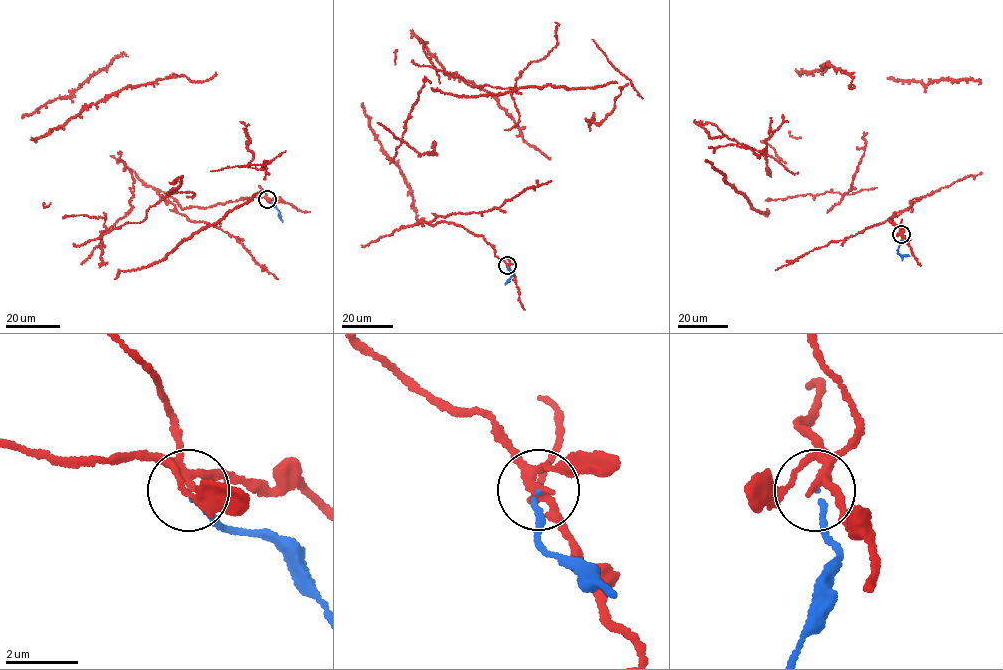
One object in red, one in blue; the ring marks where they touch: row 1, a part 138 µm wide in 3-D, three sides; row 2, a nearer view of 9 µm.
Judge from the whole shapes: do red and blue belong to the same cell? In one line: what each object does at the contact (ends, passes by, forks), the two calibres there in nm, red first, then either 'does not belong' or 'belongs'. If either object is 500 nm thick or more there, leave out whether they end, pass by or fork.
red forks there; blue ends there; 170 nm thick on the red side, 120 nm on the other; does not belong

